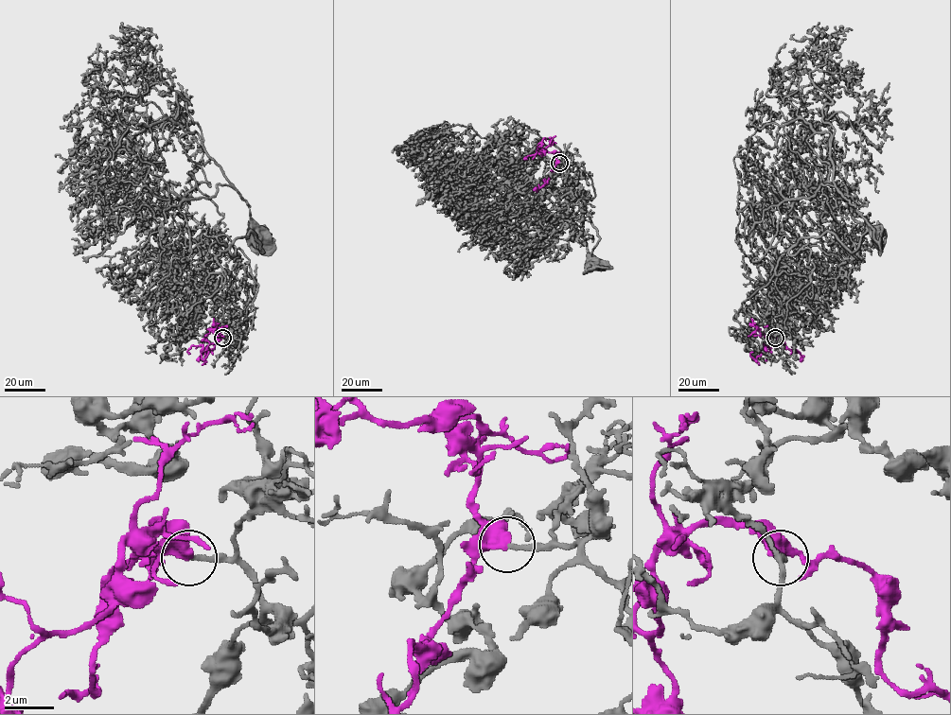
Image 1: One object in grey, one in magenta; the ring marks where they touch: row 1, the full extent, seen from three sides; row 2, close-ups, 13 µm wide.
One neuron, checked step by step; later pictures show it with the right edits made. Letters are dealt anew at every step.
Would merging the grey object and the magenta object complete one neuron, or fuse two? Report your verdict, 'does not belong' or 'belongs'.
belongs

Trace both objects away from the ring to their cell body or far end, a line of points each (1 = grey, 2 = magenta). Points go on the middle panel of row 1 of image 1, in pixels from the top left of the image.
1: (559, 163), (591, 175), (595, 196), (587, 201), (566, 177), (599, 238), (589, 255), (595, 265)
2: (559, 163), (553, 151), (544, 153), (537, 149), (542, 139), (545, 137), (546, 141)

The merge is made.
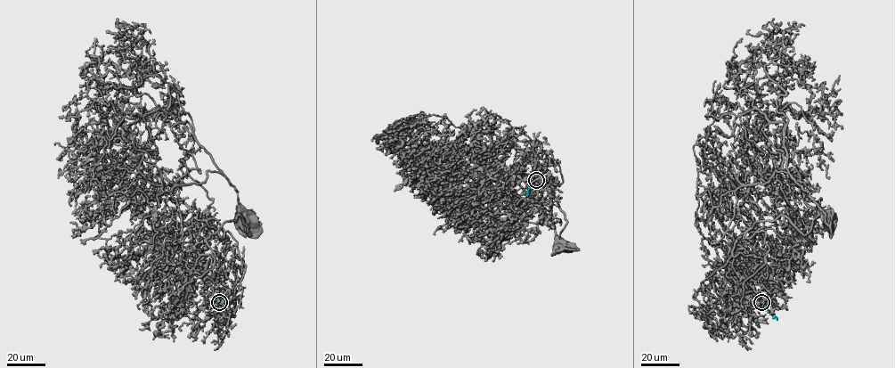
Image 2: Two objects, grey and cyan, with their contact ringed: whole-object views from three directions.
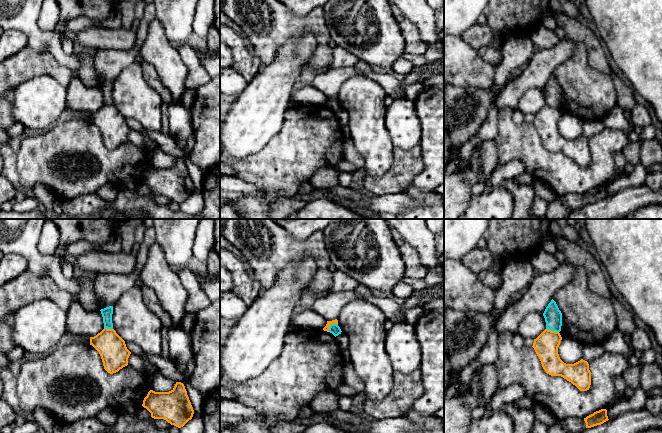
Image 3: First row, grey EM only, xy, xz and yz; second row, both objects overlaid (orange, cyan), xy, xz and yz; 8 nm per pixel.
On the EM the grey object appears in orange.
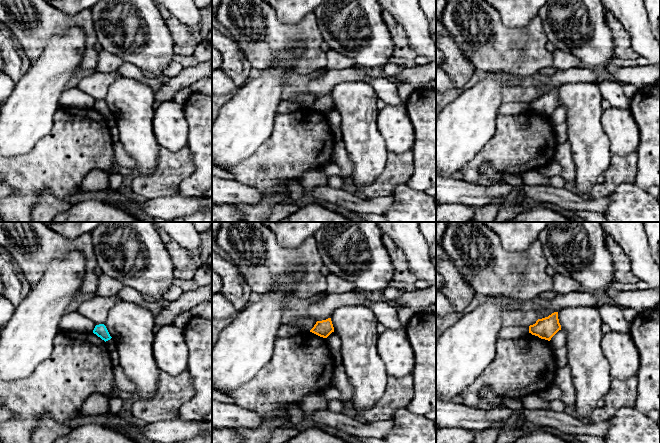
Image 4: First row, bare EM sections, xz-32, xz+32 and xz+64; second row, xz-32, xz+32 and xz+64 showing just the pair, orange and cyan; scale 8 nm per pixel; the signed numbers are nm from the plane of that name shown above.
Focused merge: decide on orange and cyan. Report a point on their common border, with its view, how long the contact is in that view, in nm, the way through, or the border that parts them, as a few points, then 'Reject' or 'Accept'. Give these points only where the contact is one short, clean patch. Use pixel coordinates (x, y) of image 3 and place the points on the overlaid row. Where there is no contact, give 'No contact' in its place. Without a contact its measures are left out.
Touches orange at xz (330, 324). Shared border 100 nm. Boundary: xz (337, 323), (332, 323), (328, 331). Reject

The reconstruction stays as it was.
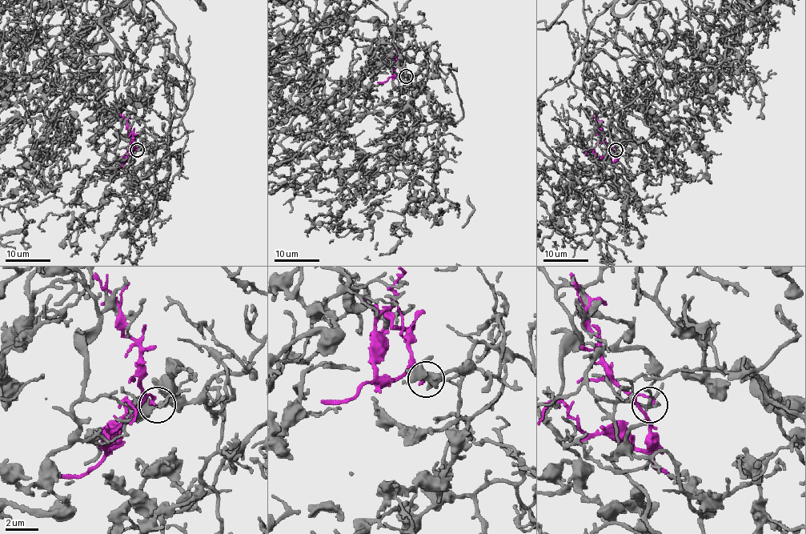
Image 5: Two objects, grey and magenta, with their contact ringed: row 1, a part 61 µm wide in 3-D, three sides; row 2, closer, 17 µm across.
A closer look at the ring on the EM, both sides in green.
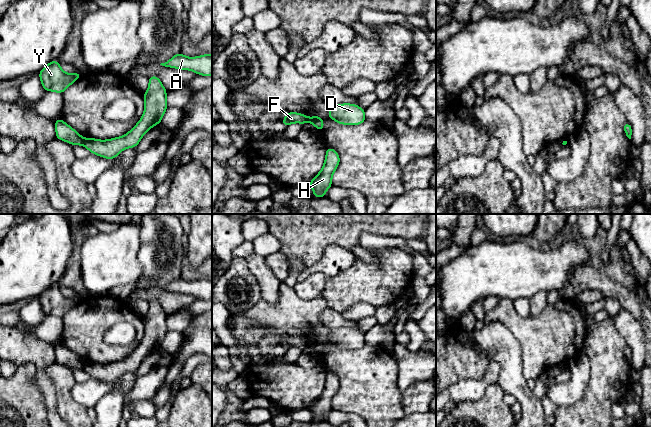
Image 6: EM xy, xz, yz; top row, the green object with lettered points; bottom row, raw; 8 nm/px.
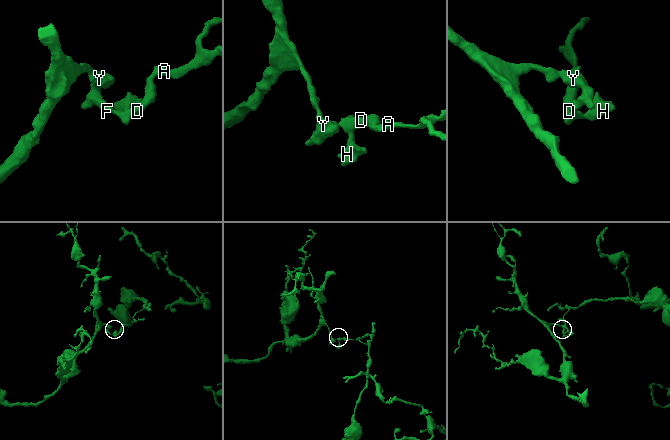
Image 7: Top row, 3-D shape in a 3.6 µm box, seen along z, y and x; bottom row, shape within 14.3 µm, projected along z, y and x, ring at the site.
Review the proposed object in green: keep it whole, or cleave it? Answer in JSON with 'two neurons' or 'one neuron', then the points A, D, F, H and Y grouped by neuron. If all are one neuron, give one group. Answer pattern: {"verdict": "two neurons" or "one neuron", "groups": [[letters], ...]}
{"verdict": "two neurons", "groups": [["A", "D", "H"], ["F", "Y"]]}

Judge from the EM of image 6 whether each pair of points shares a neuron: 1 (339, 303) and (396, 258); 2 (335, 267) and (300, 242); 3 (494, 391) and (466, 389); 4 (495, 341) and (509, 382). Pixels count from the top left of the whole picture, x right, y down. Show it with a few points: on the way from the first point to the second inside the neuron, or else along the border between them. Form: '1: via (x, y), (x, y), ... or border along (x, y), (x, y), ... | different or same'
1: via (353, 289), (361, 282), (372, 282), (382, 272) | same
2: border along (342, 246), (329, 245), (323, 255), (307, 267) | different
3: border along (496, 382), (489, 385), (481, 397), (465, 401) | different
4: via (505, 351), (509, 357), (509, 372) | same

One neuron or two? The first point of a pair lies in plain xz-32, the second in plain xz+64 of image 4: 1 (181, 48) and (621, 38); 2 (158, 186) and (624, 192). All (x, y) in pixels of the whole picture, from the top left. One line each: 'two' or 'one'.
1: one
2: two

